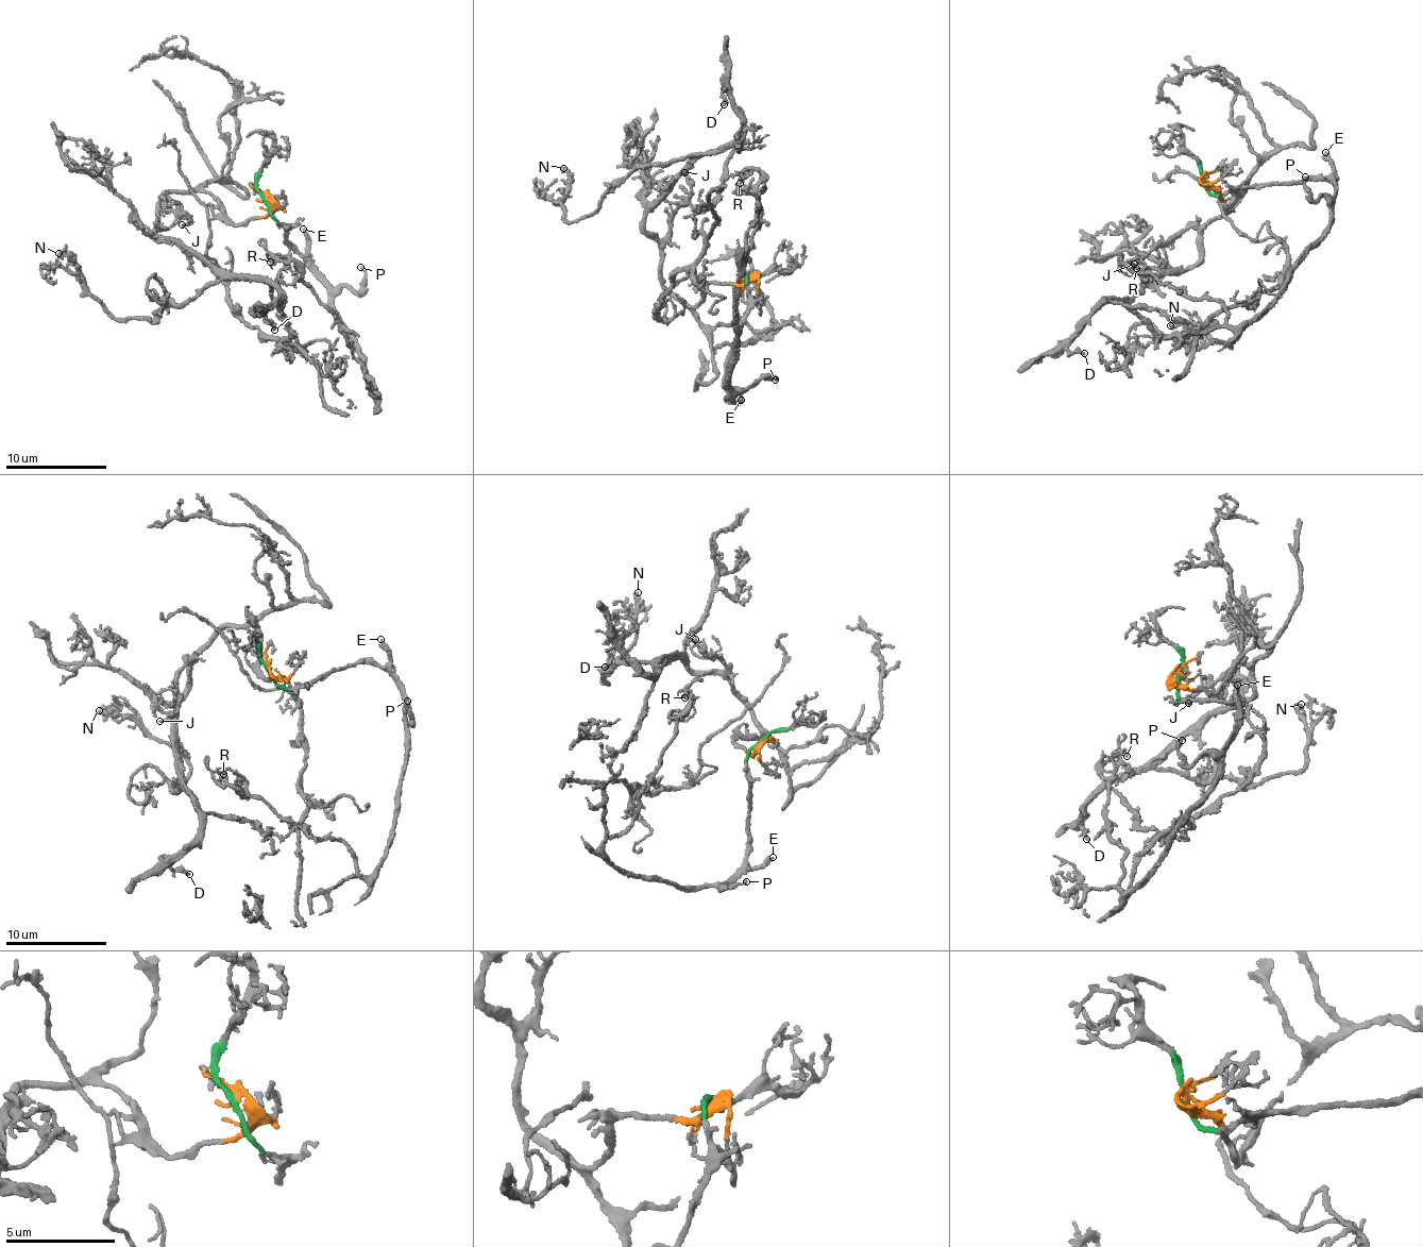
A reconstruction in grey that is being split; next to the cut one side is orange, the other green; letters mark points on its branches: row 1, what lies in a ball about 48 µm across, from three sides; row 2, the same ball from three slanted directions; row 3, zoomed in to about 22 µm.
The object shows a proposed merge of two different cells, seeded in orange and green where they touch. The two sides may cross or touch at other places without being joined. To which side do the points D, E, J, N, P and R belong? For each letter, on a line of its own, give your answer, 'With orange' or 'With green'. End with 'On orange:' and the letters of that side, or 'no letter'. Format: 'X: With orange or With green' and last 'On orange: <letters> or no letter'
D: With orange
E: With green
J: With orange
N: With orange
P: With green
R: With green
On orange: D, J, N

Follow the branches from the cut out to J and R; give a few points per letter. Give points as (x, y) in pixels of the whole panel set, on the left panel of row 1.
J: (266, 199), (269, 215), (236, 224), (202, 191), (166, 192), (158, 200), (191, 220), (183, 224)
R: (266, 199), (326, 287), (376, 394), (295, 263), (269, 253), (271, 262)

